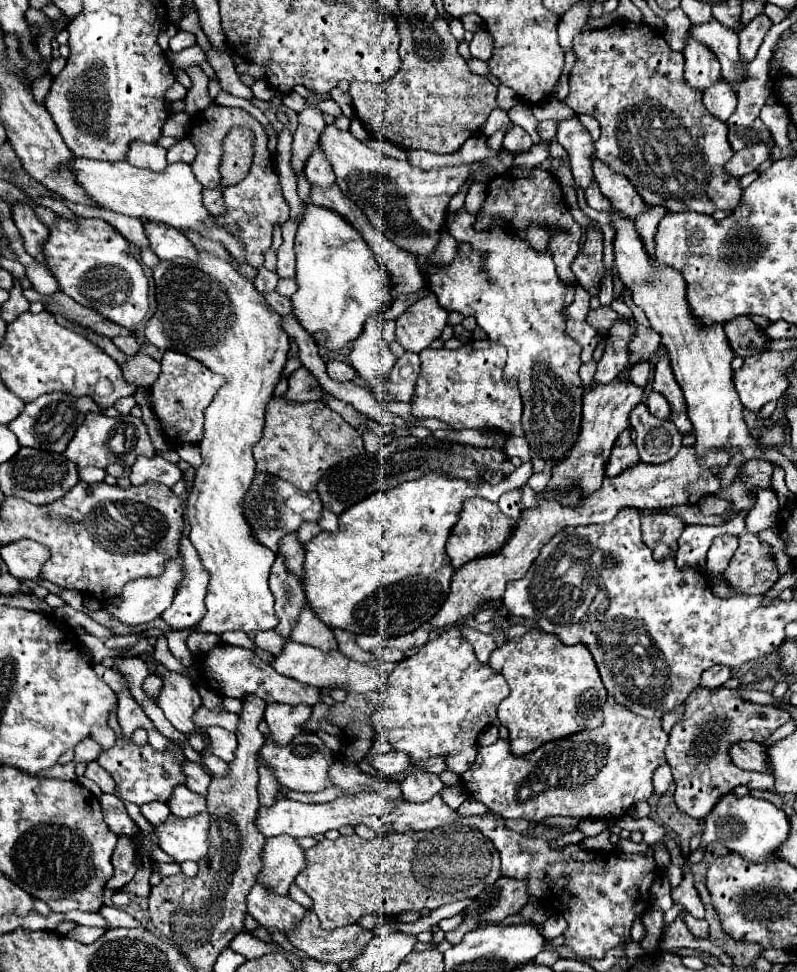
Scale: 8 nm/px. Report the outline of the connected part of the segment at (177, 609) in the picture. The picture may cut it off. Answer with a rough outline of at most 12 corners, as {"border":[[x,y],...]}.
{"border":[[186,535],[180,539],[184,577],[162,619],[174,629],[204,617],[210,573]]}

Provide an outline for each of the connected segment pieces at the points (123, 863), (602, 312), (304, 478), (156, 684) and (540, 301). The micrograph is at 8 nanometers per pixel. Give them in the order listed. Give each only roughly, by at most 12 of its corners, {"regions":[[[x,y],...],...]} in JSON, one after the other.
{"regions":[[[118,837],[112,853],[114,877],[106,885],[118,891],[134,877],[134,843]],[[610,307],[590,311],[594,329],[610,329],[622,317]],[[272,397],[256,473],[298,489],[364,453],[322,401]],[[150,673],[144,691],[150,699],[160,693],[160,677]],[[464,207],[470,255],[422,263],[446,311],[508,349],[532,453],[580,433],[574,301],[550,251]]]}

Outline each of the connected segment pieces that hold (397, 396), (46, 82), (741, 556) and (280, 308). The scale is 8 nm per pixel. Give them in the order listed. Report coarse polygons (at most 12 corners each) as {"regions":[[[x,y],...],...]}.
{"regions":[[[416,353],[392,367],[386,397],[410,401],[420,369]],[[44,73],[32,81],[32,93],[38,103],[44,103],[52,75]],[[742,535],[722,577],[760,595],[780,577],[768,543]],[[276,291],[262,293],[270,307],[280,315],[290,315],[292,305],[288,297]]]}

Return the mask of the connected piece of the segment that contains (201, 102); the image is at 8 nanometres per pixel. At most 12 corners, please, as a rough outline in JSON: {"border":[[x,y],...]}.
{"border":[[200,65],[186,69],[192,87],[186,93],[186,113],[206,109],[208,95],[208,77]]}

